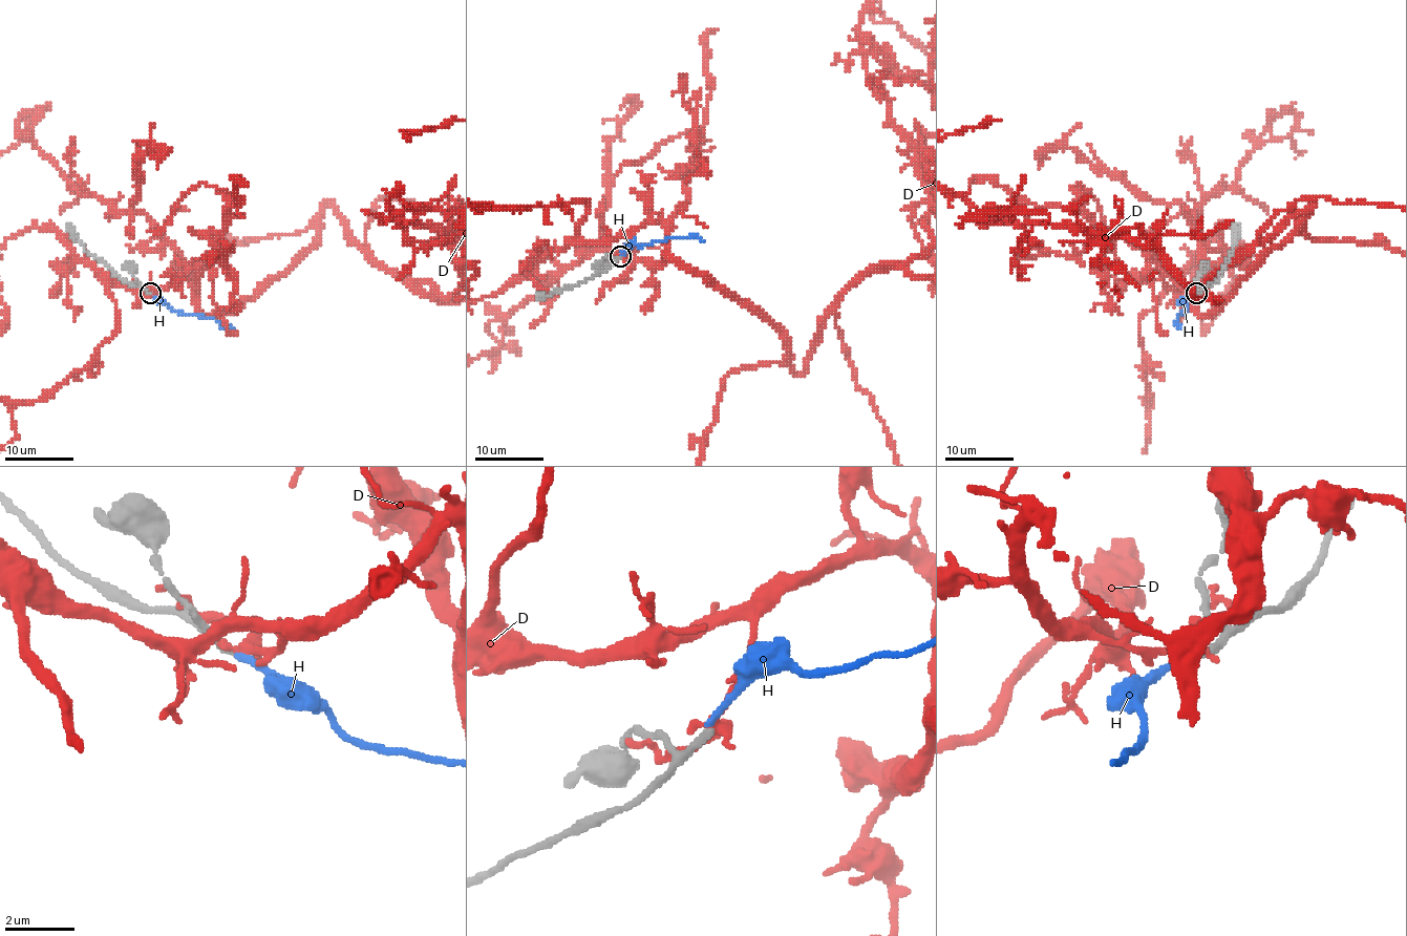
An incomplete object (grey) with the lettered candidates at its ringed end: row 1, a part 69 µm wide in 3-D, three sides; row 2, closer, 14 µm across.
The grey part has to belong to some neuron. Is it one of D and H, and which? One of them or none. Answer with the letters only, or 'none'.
none

